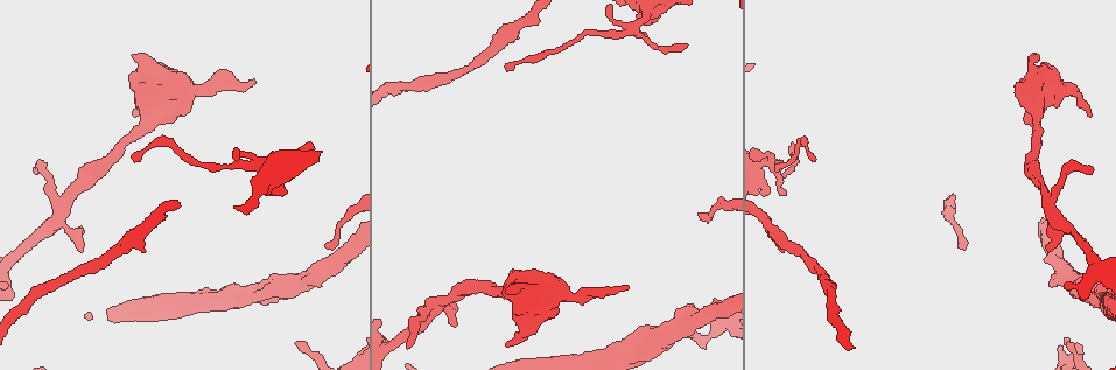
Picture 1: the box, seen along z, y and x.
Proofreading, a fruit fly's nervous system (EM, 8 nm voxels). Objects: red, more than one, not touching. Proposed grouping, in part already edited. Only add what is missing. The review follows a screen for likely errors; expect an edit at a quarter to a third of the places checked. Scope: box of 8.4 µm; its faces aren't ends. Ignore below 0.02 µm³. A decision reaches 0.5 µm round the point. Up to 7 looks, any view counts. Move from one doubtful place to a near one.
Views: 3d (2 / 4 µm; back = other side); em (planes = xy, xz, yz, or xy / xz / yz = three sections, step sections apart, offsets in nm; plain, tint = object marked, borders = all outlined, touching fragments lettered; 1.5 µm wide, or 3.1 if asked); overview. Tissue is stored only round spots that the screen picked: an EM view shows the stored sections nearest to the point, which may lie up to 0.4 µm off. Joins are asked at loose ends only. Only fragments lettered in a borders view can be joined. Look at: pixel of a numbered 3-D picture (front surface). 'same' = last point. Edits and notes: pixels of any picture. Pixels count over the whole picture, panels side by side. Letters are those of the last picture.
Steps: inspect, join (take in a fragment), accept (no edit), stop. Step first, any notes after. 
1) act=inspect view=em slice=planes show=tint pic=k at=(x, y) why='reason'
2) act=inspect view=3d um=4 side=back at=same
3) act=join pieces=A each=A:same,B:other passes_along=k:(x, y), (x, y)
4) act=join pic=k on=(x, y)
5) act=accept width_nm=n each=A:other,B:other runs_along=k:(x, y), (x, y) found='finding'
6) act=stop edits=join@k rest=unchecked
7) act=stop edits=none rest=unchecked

act=inspect view=3d um=2 pic=1 at=(80, 249) why='free end'

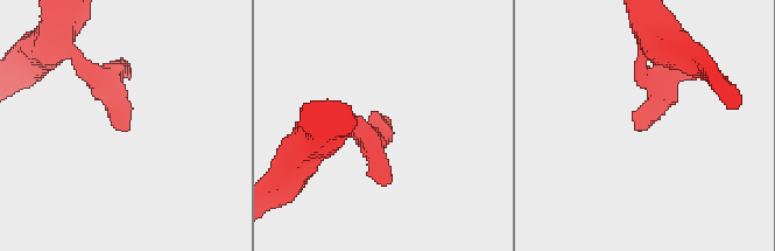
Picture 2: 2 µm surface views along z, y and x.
act=inspect view=em slice=planes show=borders pic=2 at=(118, 126) why='now the EM'

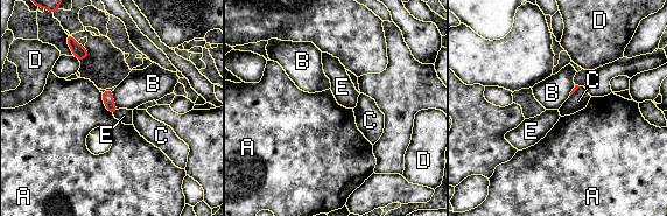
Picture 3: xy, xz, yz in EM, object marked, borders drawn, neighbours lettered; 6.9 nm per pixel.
act=accept each=A:other,B:other,C:other,D:other,E:other border=3:(100, 92), (104, 106), (112, 115) found='none of them fits'

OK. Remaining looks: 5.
act=inspect view=3d um=2 pic=1 at=(1068, 344) why='tapers out'

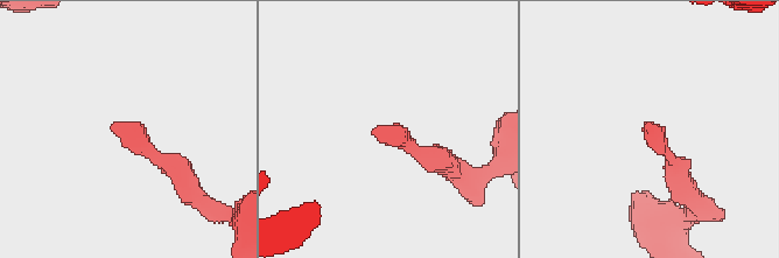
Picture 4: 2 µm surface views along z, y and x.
act=inspect view=em slice=planes show=borders pic=4 at=(373, 131)

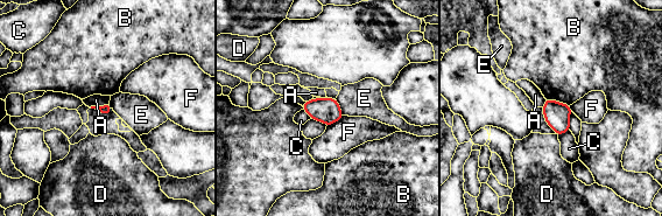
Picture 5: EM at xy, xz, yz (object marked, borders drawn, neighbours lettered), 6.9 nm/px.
act=accept each=A:other,B:other,C:other,D:other,E:other,F:other border=5:(302, 109), (311, 118) found='none of them fits'

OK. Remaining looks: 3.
act=inspect view=em slice=xy step=4 show=borders pic=1 at=(507, 67)

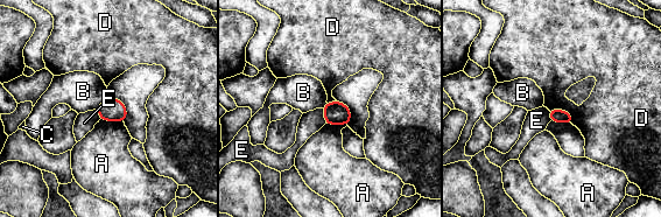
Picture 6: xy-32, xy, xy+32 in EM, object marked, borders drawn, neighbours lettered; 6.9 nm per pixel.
act=accept width_nm=100 each=A:other,B:other,C:other,D:other,E:other border=6:(549, 110), (567, 111), (571, 123) found='no lettered fragment goes on from it'

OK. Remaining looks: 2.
act=stop edits=none rest=unchecked

